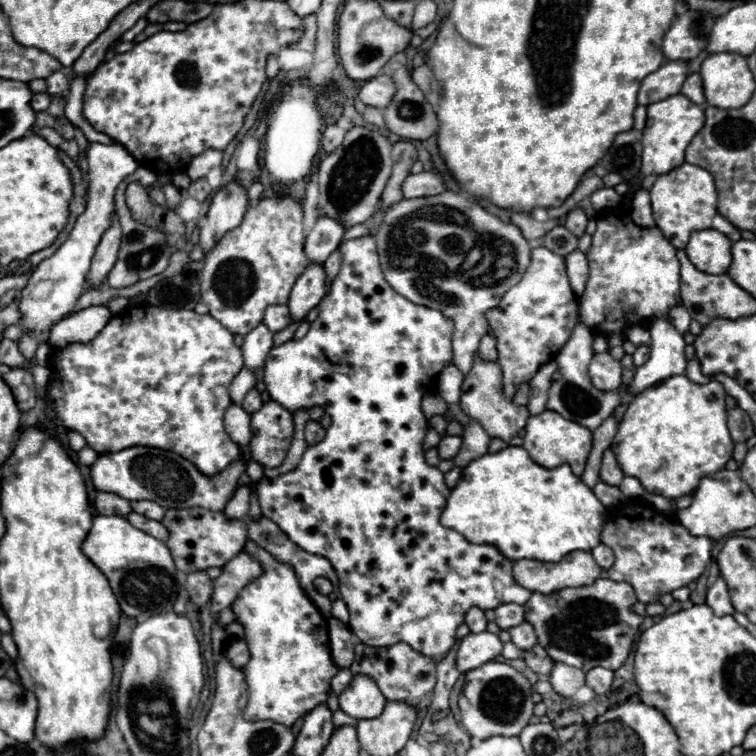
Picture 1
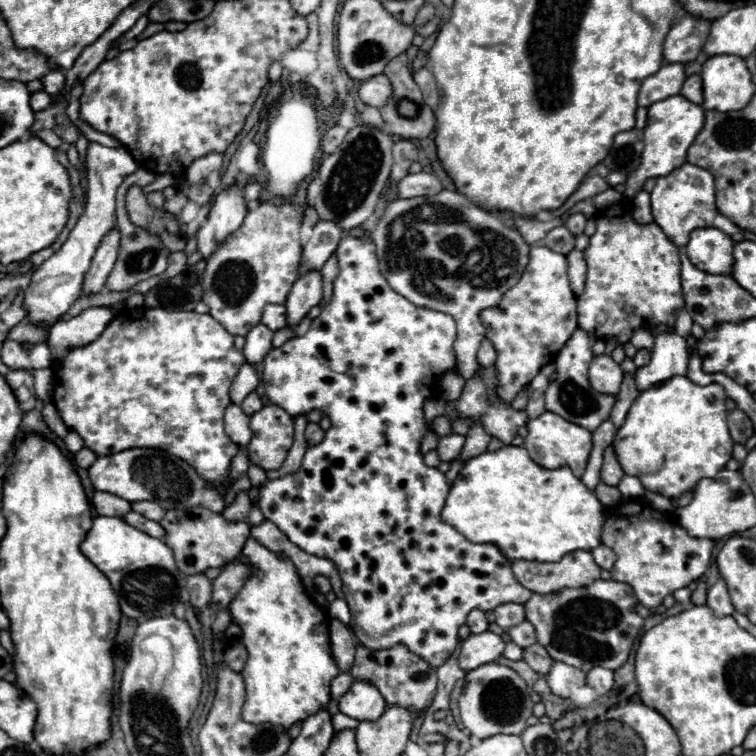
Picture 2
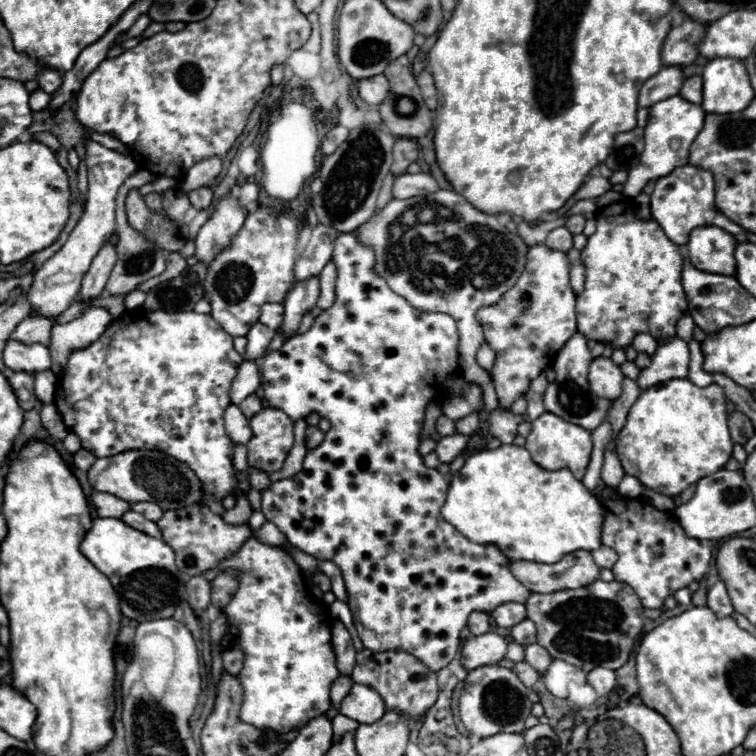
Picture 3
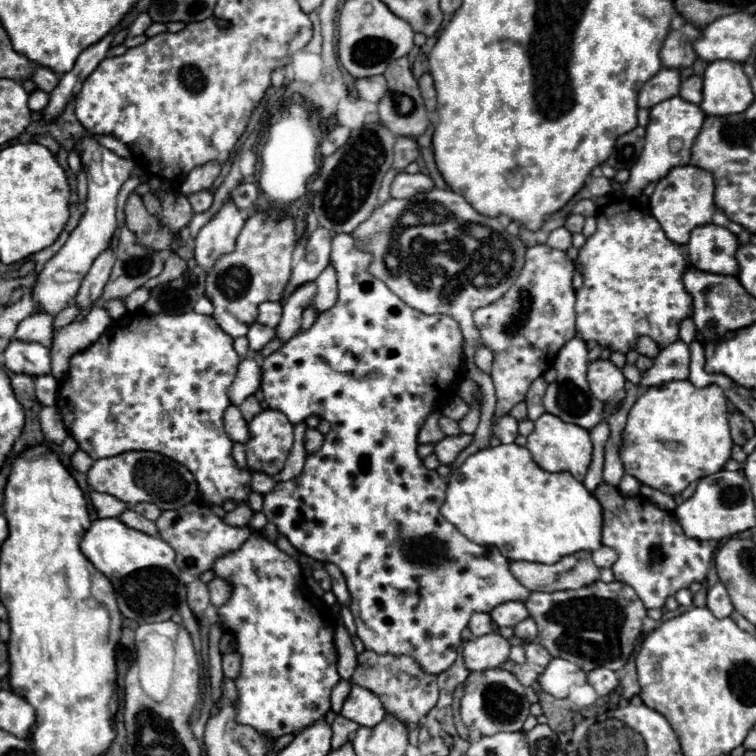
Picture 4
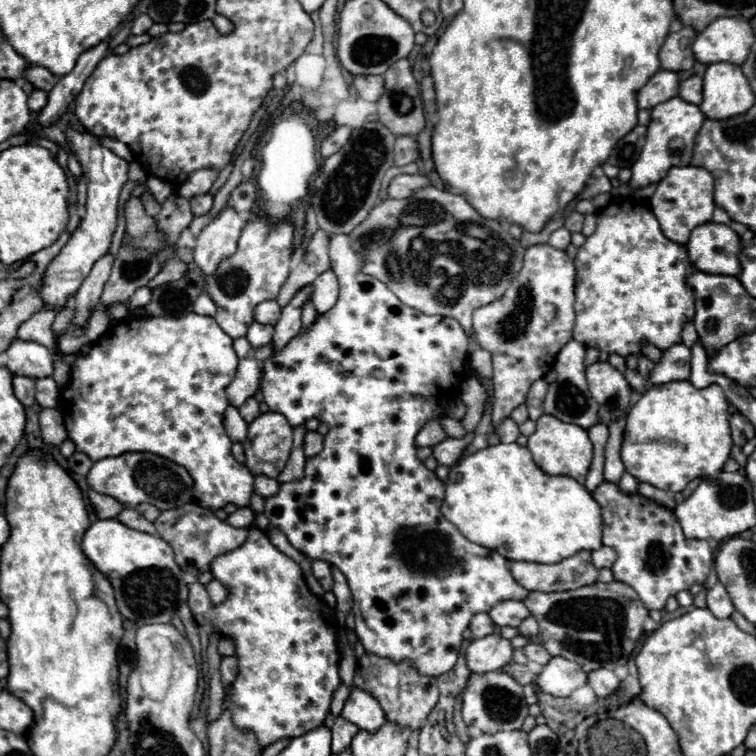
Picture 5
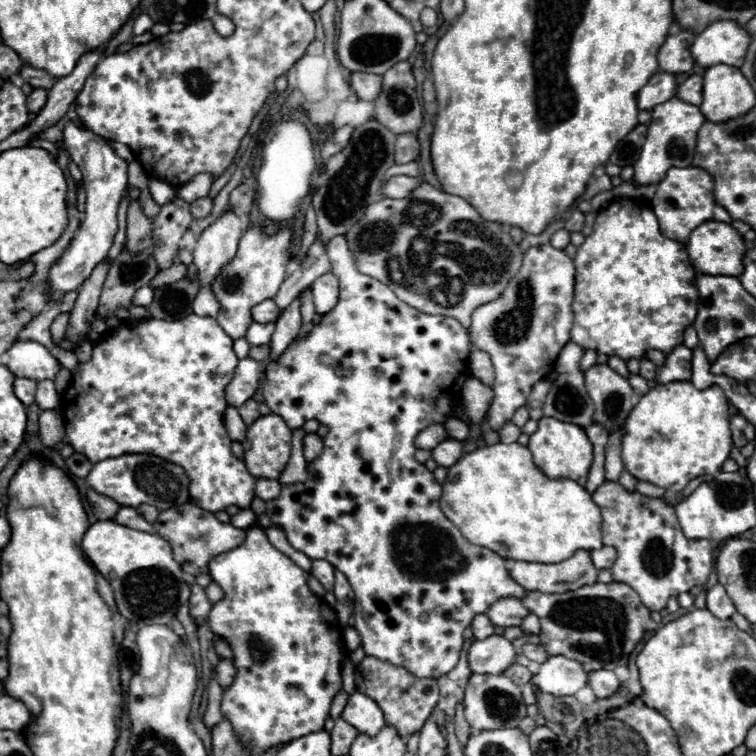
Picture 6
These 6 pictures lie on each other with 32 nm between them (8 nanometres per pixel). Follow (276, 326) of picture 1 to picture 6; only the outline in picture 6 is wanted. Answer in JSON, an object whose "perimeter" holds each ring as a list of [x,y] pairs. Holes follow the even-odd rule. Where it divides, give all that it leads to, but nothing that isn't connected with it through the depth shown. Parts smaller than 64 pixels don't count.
{"perimeter":[[[264,300],[264,302],[260,302],[260,304],[256,304],[252,308],[252,318],[256,322],[262,322],[262,324],[274,322],[278,316],[280,316],[280,310],[276,308],[276,302],[274,300]]]}

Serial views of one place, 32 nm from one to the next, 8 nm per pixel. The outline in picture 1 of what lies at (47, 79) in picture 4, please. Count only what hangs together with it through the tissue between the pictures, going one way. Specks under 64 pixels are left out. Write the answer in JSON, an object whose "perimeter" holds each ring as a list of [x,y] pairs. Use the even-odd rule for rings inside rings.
{"perimeter":[[[54,72],[52,76],[48,76],[48,94],[50,96],[60,96],[66,98],[70,92],[70,78],[64,72]]]}

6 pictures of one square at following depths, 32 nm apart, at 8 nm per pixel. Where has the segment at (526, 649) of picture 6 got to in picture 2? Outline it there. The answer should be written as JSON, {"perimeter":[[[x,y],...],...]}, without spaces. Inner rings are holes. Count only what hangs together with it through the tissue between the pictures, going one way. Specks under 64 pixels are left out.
{"perimeter":[[[534,644],[532,648],[524,650],[524,660],[540,676],[546,676],[548,674],[548,668],[552,666],[552,658],[548,656],[548,652],[540,644]]]}

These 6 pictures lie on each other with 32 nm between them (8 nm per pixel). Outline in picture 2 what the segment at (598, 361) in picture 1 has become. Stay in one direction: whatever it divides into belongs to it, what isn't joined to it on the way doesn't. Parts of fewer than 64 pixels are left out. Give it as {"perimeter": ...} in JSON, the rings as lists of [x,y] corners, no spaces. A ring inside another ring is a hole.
{"perimeter":[[[608,354],[592,358],[590,384],[600,394],[618,394],[622,384],[622,368]]]}

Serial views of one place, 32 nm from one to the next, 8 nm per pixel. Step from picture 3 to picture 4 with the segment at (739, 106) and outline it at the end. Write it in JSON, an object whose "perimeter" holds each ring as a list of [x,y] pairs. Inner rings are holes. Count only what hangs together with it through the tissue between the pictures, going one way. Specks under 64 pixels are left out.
{"perimeter":[[[714,60],[704,72],[704,100],[700,108],[710,116],[744,112],[754,102],[744,66],[734,60]]]}

